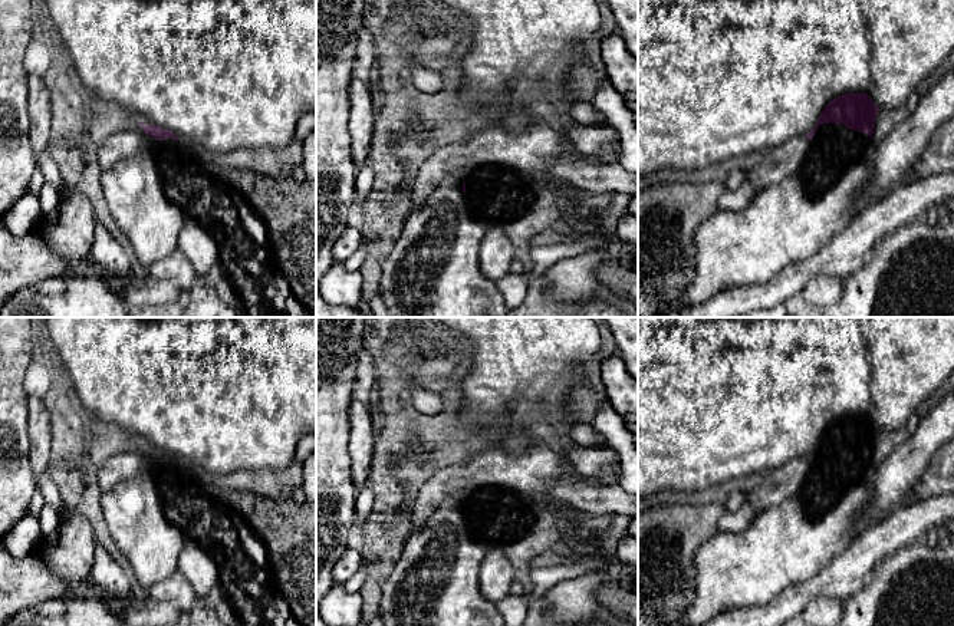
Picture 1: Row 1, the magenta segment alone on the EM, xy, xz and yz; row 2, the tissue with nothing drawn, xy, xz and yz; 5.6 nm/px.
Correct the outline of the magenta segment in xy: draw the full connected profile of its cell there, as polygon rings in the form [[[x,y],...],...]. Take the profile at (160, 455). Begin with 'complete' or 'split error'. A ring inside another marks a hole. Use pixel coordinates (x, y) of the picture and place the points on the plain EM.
split error; [[[157,447],[138,448],[157,461],[154,480],[168,520],[188,541],[210,554],[207,543],[220,541],[234,508],[223,498],[220,488],[201,484],[172,454]]]

